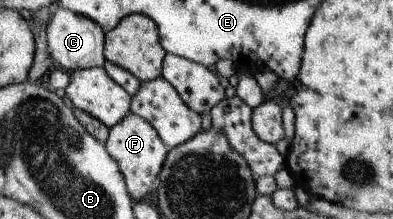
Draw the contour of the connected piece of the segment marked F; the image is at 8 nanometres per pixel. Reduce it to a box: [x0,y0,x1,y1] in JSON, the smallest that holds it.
[103,112,168,202]

